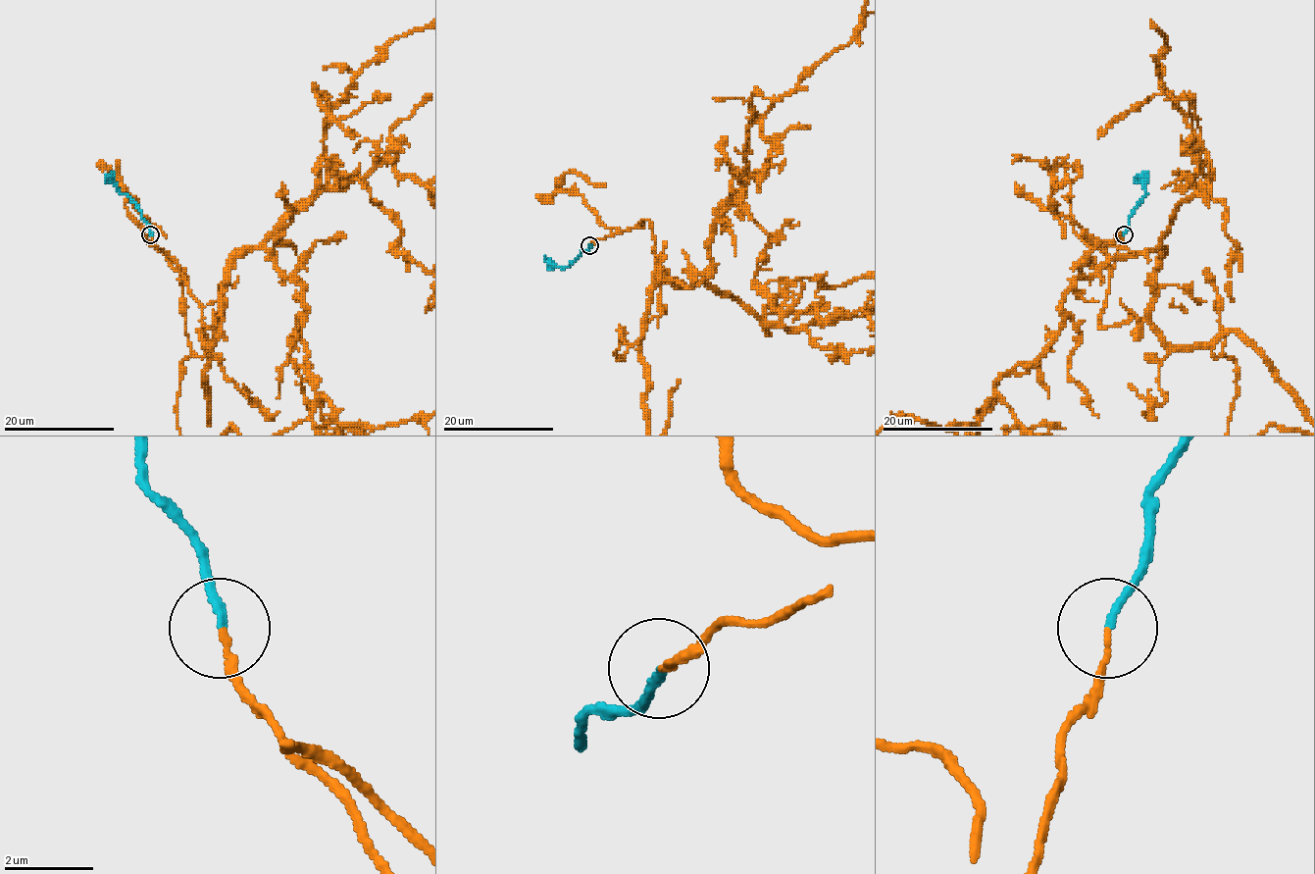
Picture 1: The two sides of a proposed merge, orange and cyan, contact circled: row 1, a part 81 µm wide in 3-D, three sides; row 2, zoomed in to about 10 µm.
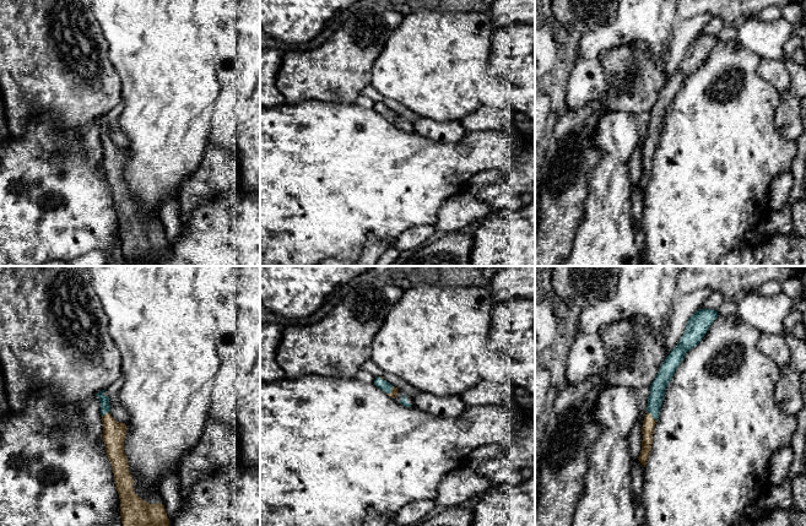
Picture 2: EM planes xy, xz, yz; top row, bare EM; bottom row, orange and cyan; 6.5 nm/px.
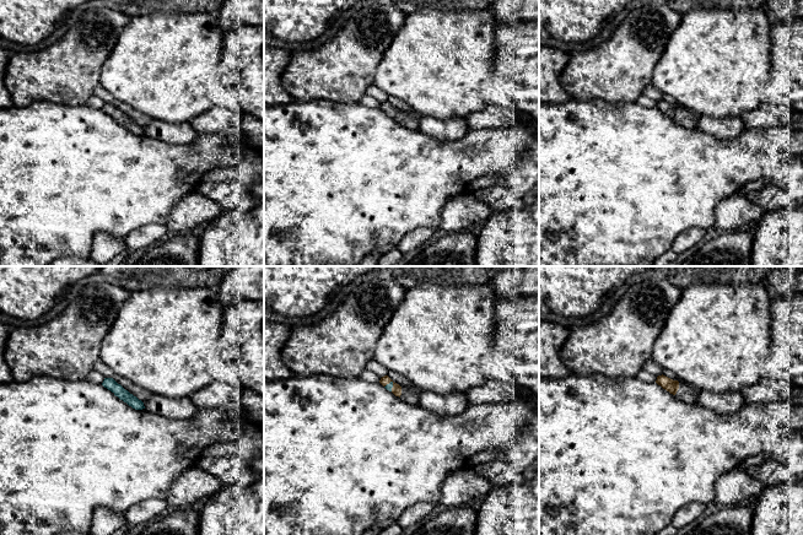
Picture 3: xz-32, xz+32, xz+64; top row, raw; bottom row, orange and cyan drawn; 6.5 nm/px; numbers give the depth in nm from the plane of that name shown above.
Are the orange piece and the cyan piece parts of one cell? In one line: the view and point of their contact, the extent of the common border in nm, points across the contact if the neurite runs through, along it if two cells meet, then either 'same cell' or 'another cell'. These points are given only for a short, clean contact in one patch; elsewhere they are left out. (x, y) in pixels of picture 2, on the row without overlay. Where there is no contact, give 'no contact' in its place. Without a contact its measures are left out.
yz (650, 141) | 90 nm | same cell

